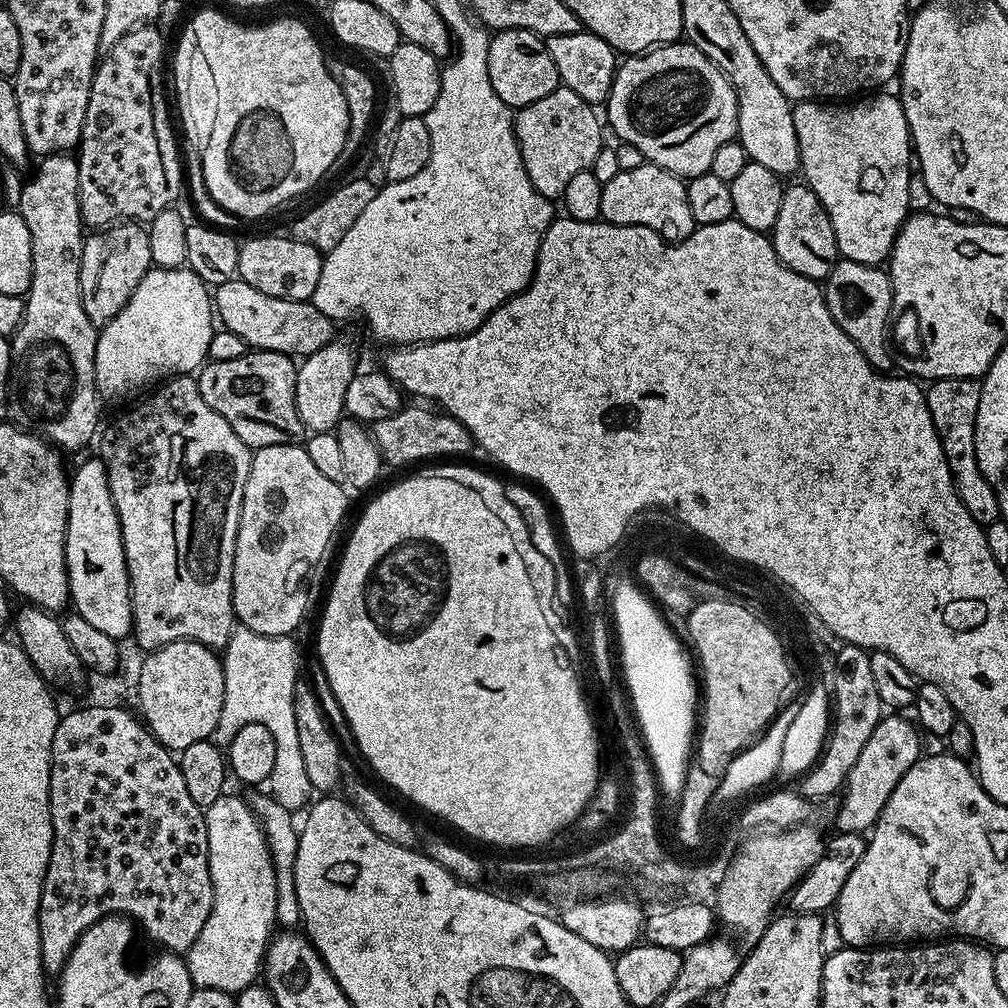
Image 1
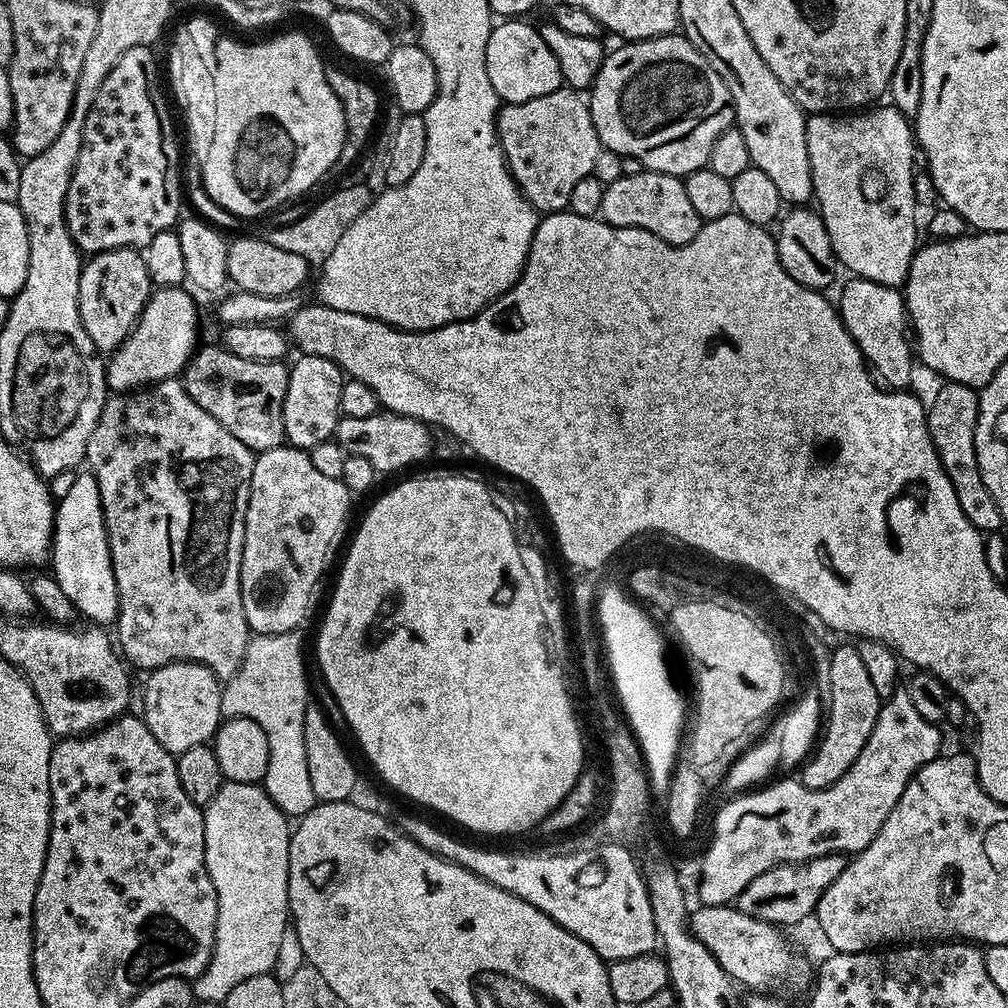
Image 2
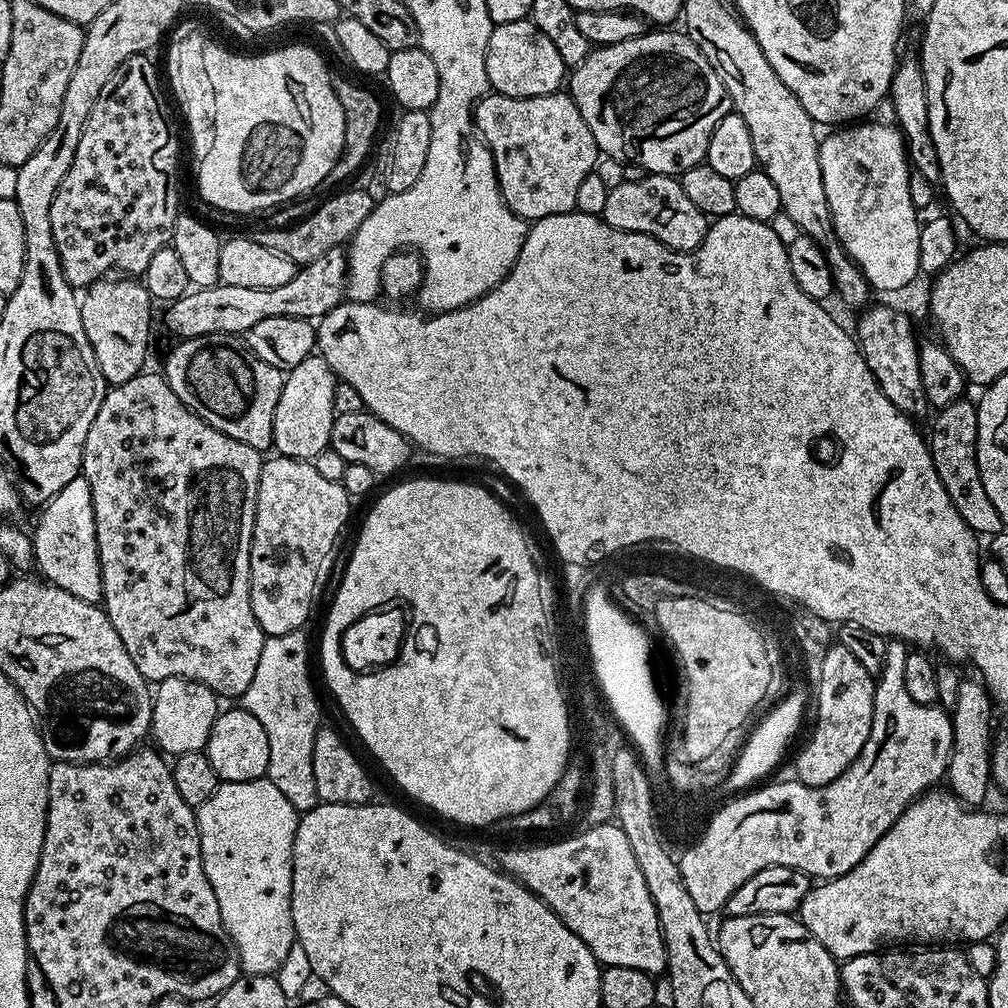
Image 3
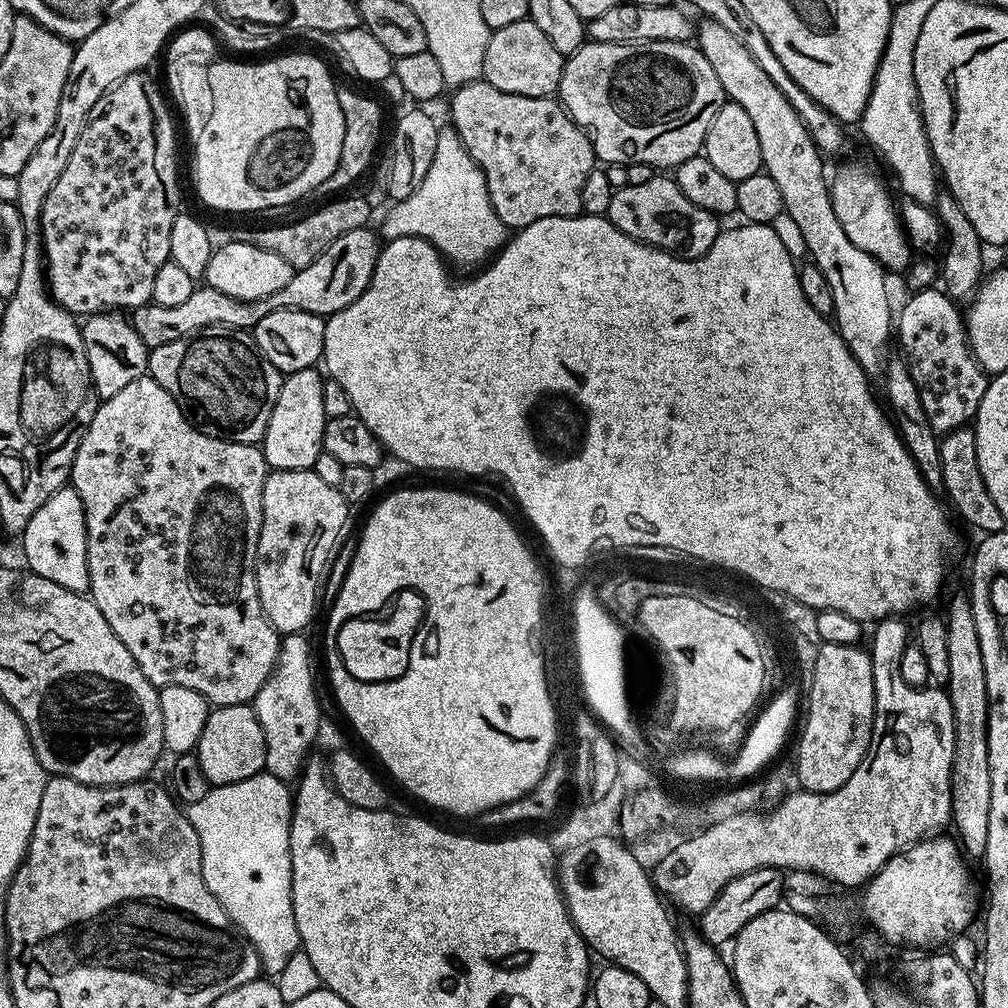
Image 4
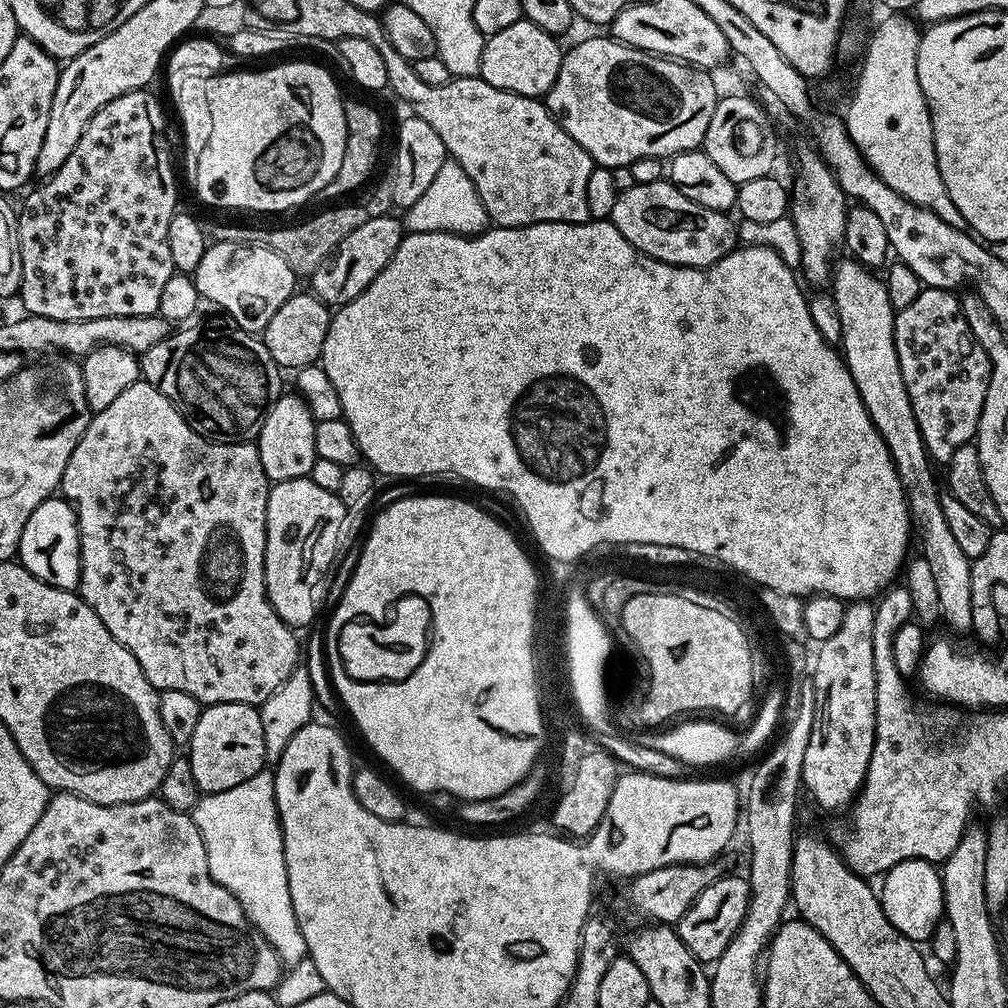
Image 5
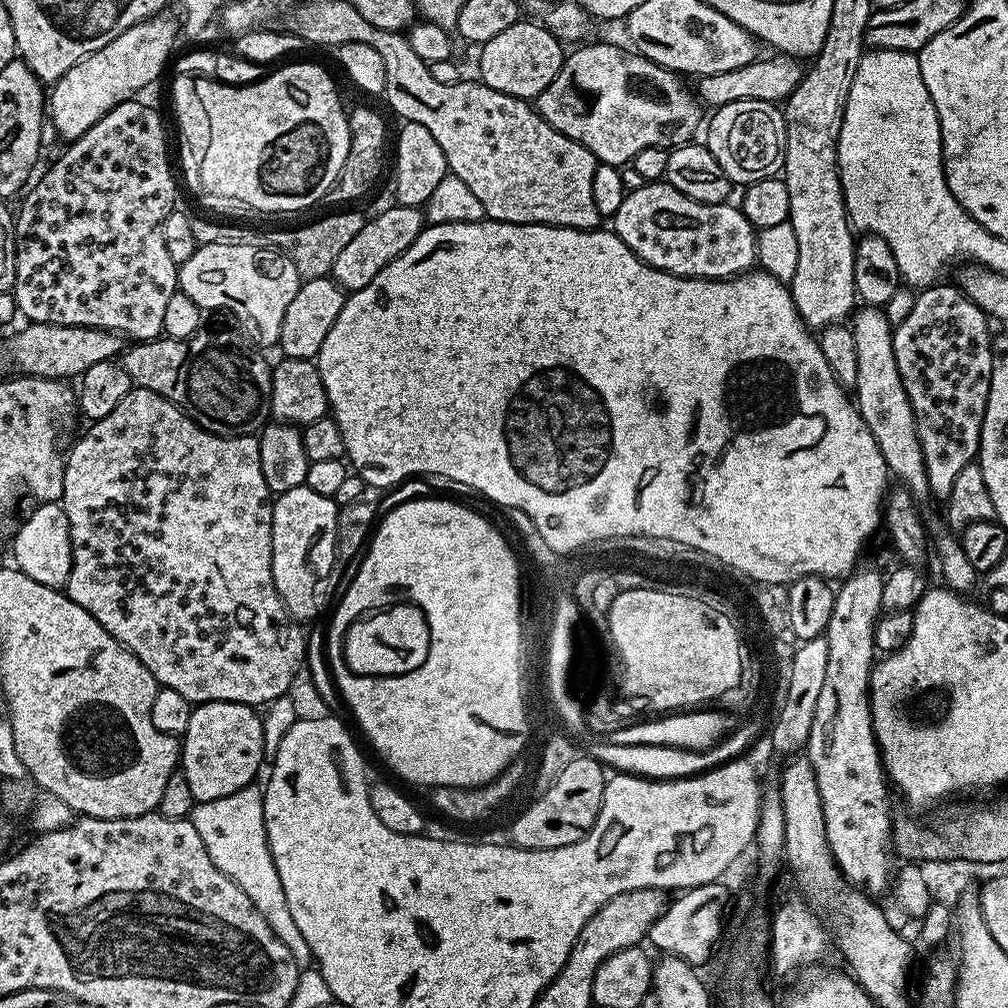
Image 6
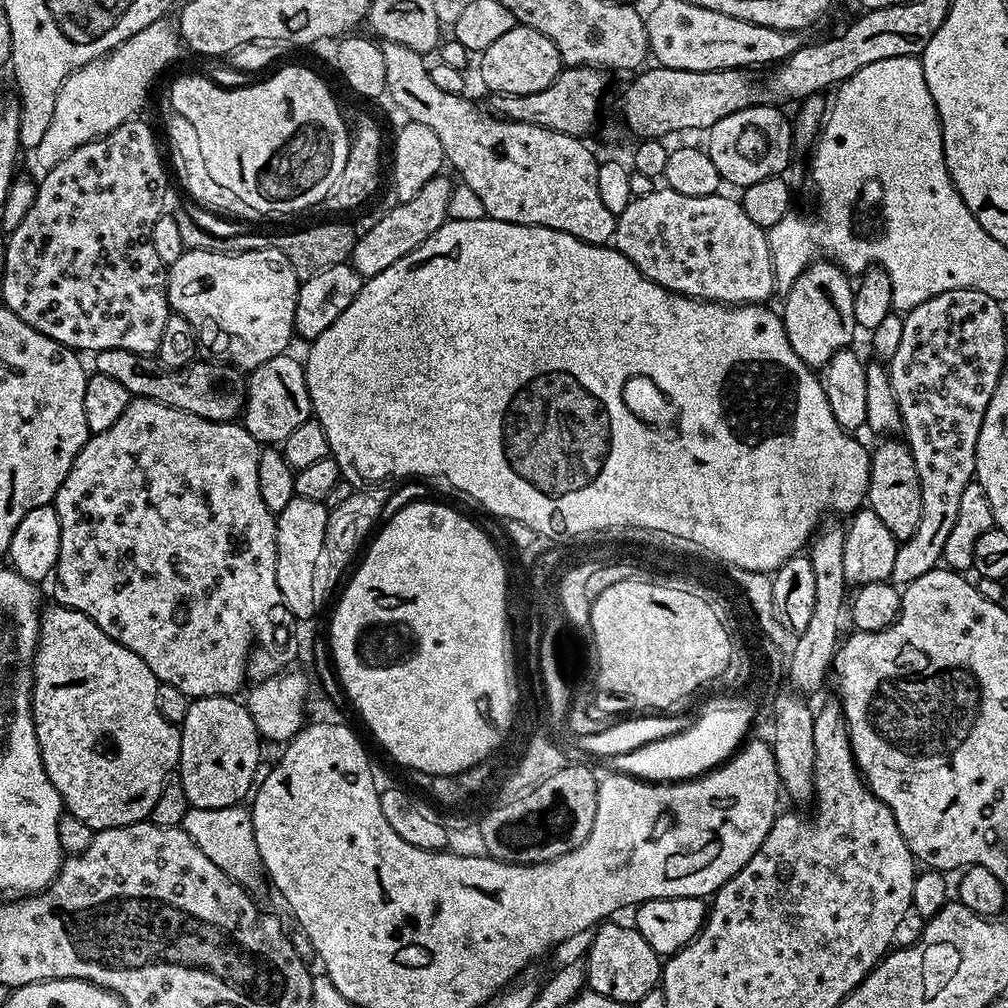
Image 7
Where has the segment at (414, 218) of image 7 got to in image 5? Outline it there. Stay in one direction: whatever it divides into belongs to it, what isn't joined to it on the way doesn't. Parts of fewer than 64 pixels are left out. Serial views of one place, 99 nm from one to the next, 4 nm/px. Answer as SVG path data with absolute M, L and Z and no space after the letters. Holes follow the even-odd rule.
M392 214L368 217L366 222L362 222L362 226L358 226L358 230L346 234L346 238L342 238L333 252L312 271L311 295L317 296L329 306L349 304L351 300L358 298L358 294L362 294L362 290L366 290L366 286L370 286L370 282L374 282L374 278L382 274L390 258L394 258L394 250L398 250L400 241L406 235L405 225L401 221L400 225L394 217Z

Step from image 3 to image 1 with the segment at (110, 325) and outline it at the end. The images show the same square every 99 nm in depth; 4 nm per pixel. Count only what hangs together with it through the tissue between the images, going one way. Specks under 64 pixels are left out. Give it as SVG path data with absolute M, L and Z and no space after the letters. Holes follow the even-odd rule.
M116 222L85 235L80 259L82 310L97 326L109 324L130 302L130 294L153 267L147 227L140 222Z

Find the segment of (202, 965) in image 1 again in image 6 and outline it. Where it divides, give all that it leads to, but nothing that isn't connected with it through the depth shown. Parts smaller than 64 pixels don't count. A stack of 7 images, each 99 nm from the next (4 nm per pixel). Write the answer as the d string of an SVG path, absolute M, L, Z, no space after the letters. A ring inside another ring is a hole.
M249 786L234 794L226 794L226 798L197 802L192 808L190 819L194 830L202 834L202 842L206 842L206 854L210 854L214 866L218 866L222 874L226 874L235 884L242 886L242 890L246 890L246 898L254 902L258 914L266 918L270 930L274 930L274 934L288 947L290 954L294 954L296 963L301 966L311 965L312 951L310 946L306 946L306 938L302 938L294 917L290 915L286 890L282 890L282 882L270 854L264 821L263 791L259 787Z

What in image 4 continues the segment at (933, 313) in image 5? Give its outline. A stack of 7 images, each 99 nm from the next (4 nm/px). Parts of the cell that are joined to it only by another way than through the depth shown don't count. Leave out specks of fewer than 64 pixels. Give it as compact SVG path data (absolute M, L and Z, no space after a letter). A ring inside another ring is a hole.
M936 286L921 288L913 291L911 295L912 297L910 297L901 308L899 305L898 315L894 320L894 332L897 337L900 335L900 348L904 351L904 353L902 353L902 359L910 370L910 378L914 378L914 386L918 386L918 398L922 398L922 410L926 410L926 422L930 422L930 426L937 434L943 434L950 430L958 430L959 428L965 427L969 422L975 421L976 411L982 402L982 394L988 392L989 373L985 372L984 369L980 367L979 362L974 358L972 347L968 345L966 320L962 312L959 312L961 309L958 307L957 302L952 300L951 297L948 296L948 293Z

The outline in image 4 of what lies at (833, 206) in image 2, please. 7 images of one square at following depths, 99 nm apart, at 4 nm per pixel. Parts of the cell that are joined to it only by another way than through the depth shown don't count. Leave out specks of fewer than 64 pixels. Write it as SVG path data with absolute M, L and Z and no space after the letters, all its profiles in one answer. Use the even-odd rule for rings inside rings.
M848 164L840 168L830 180L832 205L834 214L838 214L838 222L842 222L842 230L846 230L846 238L858 246L858 250L866 250L885 269L903 273L907 269L914 253L909 245L900 222L897 205L892 204L892 196L888 188L864 164Z

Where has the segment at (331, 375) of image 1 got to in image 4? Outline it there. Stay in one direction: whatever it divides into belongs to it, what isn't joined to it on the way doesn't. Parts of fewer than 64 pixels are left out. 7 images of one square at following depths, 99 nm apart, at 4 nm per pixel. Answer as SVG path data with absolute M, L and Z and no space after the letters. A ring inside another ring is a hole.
M307 368L287 373L281 379L278 402L274 402L274 410L262 441L264 461L269 469L315 469L318 454L324 447L324 426L330 419L322 406L325 377L318 373L316 368Z

